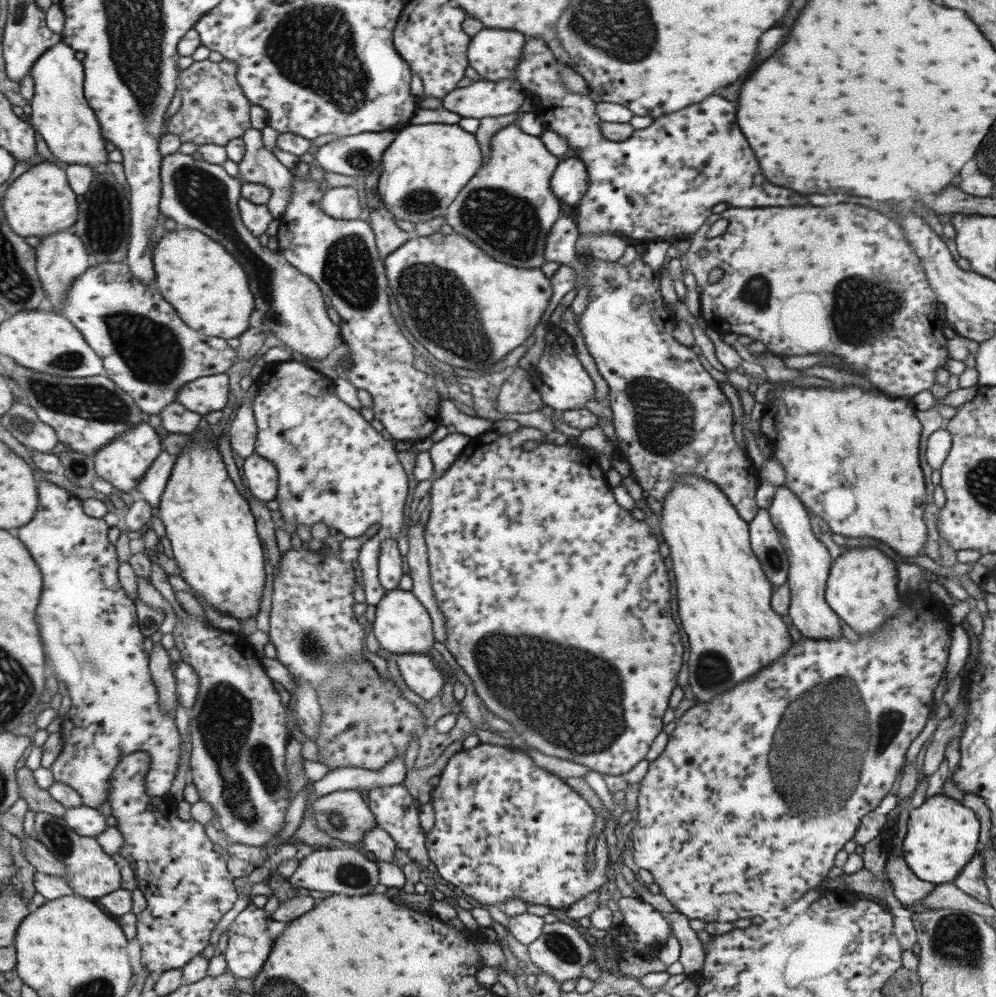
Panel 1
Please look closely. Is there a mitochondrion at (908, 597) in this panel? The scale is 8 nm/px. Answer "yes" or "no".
no

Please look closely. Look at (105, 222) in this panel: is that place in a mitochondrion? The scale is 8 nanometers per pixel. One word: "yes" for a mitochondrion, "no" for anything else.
yes

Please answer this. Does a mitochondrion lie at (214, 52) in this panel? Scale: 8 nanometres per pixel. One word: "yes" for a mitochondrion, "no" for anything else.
no

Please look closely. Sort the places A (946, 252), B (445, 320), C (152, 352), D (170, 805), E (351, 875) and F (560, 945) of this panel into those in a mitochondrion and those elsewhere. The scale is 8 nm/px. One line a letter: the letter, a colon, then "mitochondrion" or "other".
A: other
B: mitochondrion
C: mitochondrion
D: other
E: mitochondrion
F: mitochondrion

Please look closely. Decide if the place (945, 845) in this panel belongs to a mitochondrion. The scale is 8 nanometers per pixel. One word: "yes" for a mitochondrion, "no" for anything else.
no

